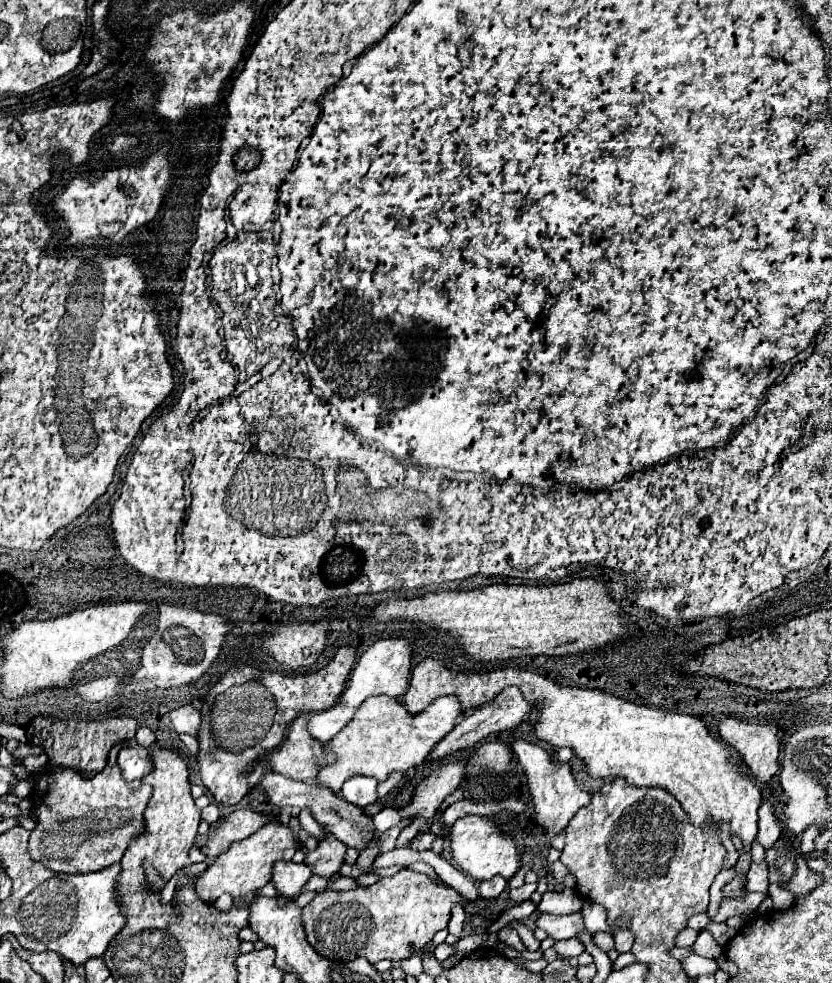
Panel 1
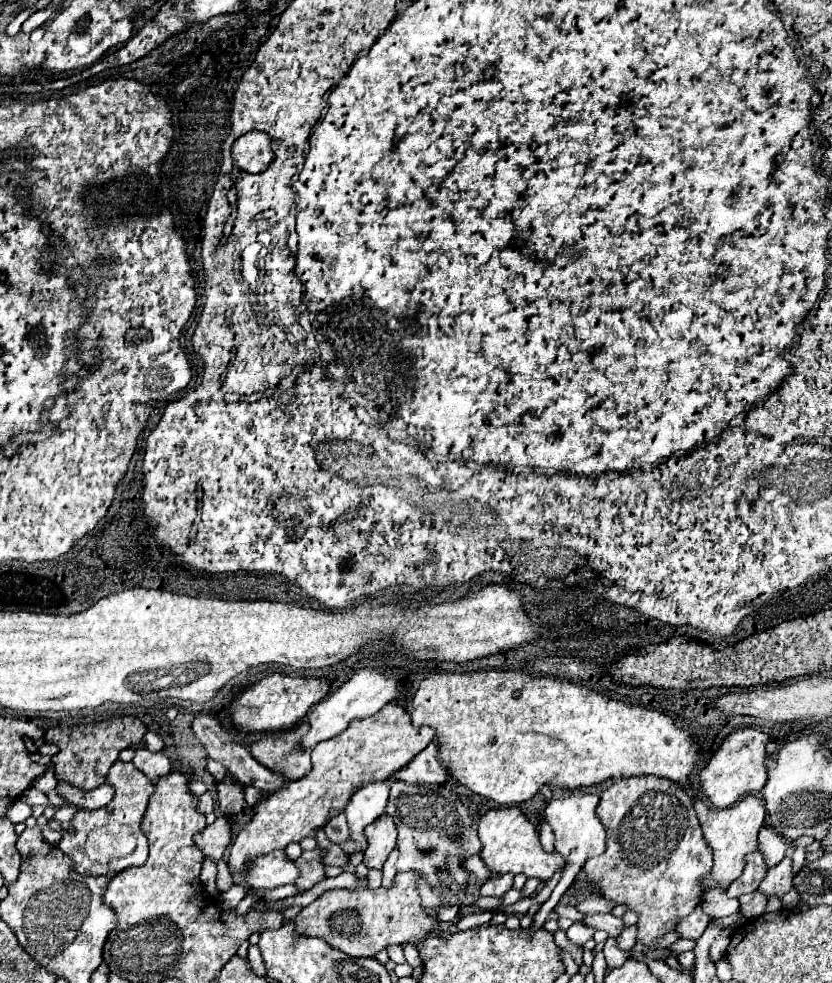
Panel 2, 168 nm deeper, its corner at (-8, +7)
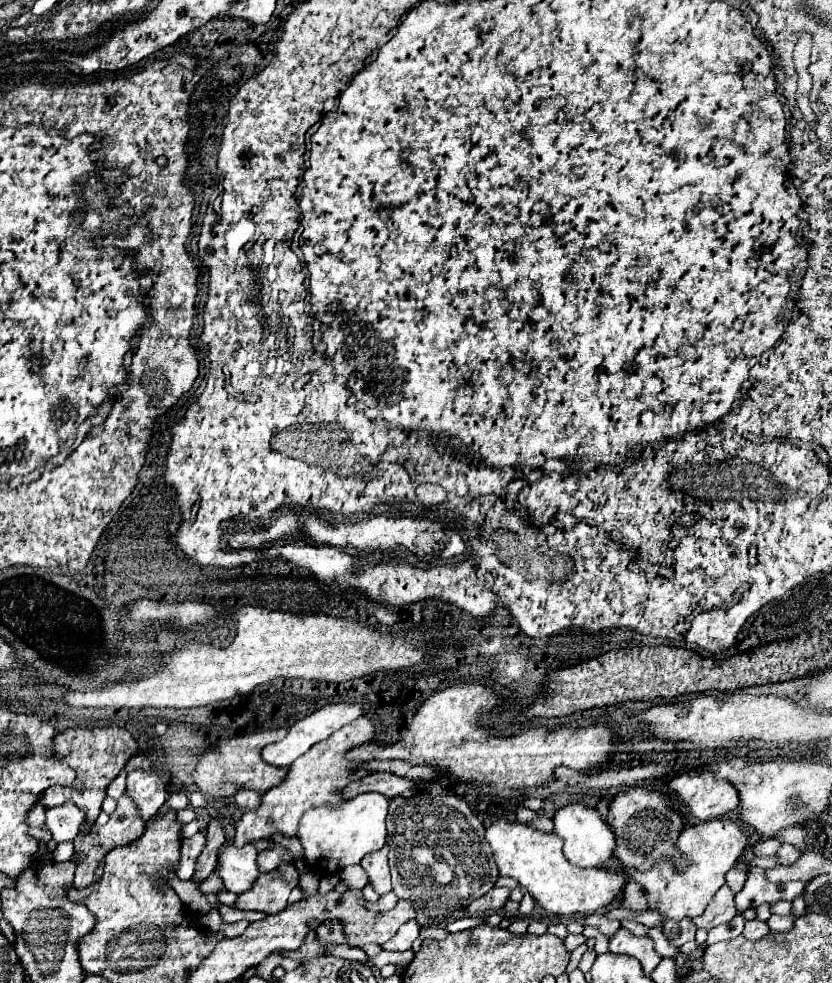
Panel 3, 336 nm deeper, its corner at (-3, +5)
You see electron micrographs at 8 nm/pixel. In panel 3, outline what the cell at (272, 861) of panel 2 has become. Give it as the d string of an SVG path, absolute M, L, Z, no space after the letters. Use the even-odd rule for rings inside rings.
M251 844L243 846L243 848L225 846L219 852L217 870L229 892L243 894L251 888L251 884L255 884L255 880L259 876L257 856L259 856L259 852Z

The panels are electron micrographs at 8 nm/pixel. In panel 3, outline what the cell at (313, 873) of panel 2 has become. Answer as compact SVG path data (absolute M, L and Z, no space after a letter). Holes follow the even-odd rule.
M281 864L279 868L265 872L257 878L251 890L237 896L235 906L241 910L257 910L275 914L287 908L287 898L299 884L299 872L293 864Z

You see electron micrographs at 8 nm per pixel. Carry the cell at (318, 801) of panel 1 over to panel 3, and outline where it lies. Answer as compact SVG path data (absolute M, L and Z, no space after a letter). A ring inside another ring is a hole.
M387 844L381 850L375 850L373 856L365 856L361 860L361 866L365 868L369 882L373 884L377 894L385 894L391 890L391 876L389 876L389 862L387 862Z

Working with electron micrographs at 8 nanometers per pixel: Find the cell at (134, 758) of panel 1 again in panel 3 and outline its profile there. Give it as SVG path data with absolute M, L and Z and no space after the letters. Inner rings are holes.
M137 768L127 774L127 792L141 810L141 818L149 820L167 800L167 788L153 770Z

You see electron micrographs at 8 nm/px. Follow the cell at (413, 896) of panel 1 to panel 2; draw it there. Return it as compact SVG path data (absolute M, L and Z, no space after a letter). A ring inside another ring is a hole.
M396 874L396 884L390 890L328 890L310 906L302 908L292 922L298 934L318 936L352 958L376 956L390 944L420 942L438 930L438 922L420 906L420 896L414 888L418 878L420 874Z

